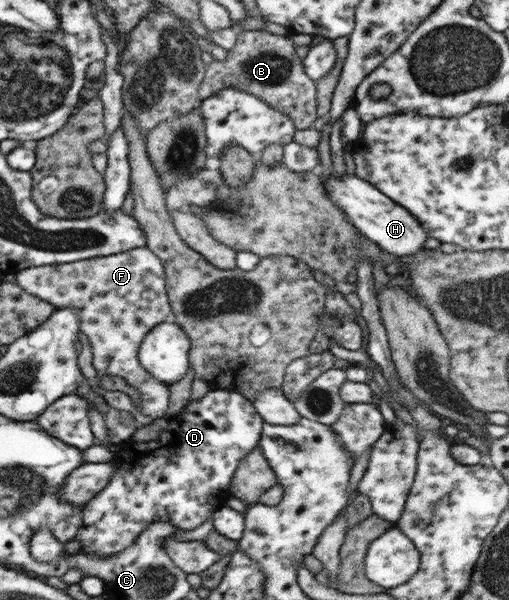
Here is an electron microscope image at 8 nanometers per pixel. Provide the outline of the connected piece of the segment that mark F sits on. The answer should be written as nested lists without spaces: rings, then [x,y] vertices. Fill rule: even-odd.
[[[146,246],[143,248],[135,248],[133,250],[123,251],[119,254],[110,254],[107,257],[95,257],[88,258],[86,260],[76,261],[64,263],[63,265],[46,265],[46,266],[35,266],[29,269],[21,270],[16,274],[17,285],[21,287],[23,290],[33,294],[37,298],[41,300],[47,301],[51,303],[53,306],[62,307],[62,308],[75,308],[77,310],[77,314],[79,314],[79,328],[85,336],[87,336],[87,340],[89,340],[89,344],[91,344],[91,352],[93,353],[93,366],[95,370],[99,374],[112,374],[113,376],[119,376],[119,378],[123,378],[125,382],[131,386],[131,388],[135,388],[137,392],[139,392],[139,406],[137,406],[137,410],[143,414],[143,416],[151,416],[153,419],[162,418],[163,414],[167,408],[169,408],[169,386],[166,383],[159,381],[156,379],[141,365],[141,361],[139,361],[139,357],[137,357],[137,352],[139,352],[139,346],[141,346],[141,342],[143,342],[143,338],[147,336],[147,332],[151,330],[151,328],[155,328],[161,322],[165,322],[171,320],[171,303],[169,303],[169,297],[167,297],[167,287],[165,280],[165,272],[163,267],[163,262],[160,261],[160,258],[151,252],[149,248]]]

